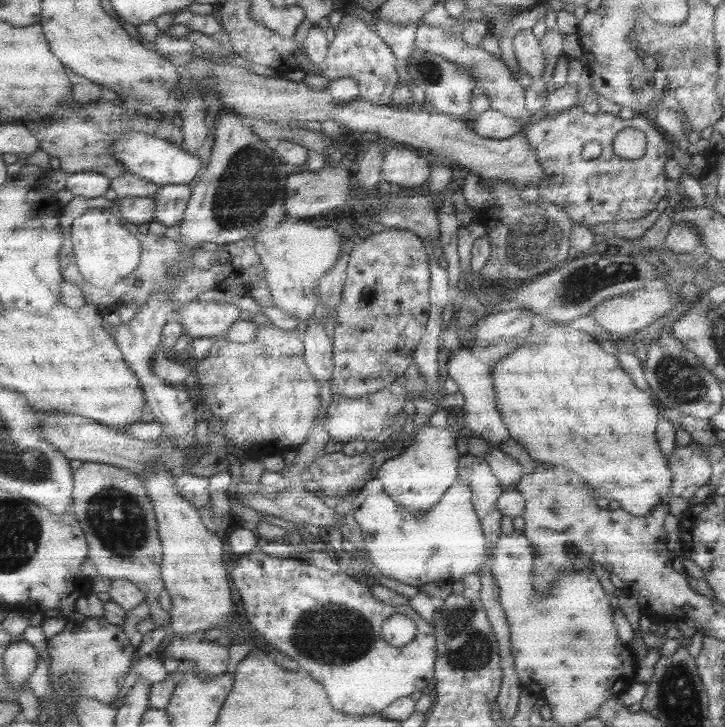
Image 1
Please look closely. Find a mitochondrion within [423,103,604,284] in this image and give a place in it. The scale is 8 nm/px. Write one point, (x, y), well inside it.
(532, 240)

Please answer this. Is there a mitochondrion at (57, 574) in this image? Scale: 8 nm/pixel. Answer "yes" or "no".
no

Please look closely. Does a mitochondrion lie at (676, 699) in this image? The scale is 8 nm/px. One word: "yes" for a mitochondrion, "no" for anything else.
yes

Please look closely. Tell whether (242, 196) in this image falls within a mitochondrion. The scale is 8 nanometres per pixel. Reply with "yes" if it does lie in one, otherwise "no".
yes

